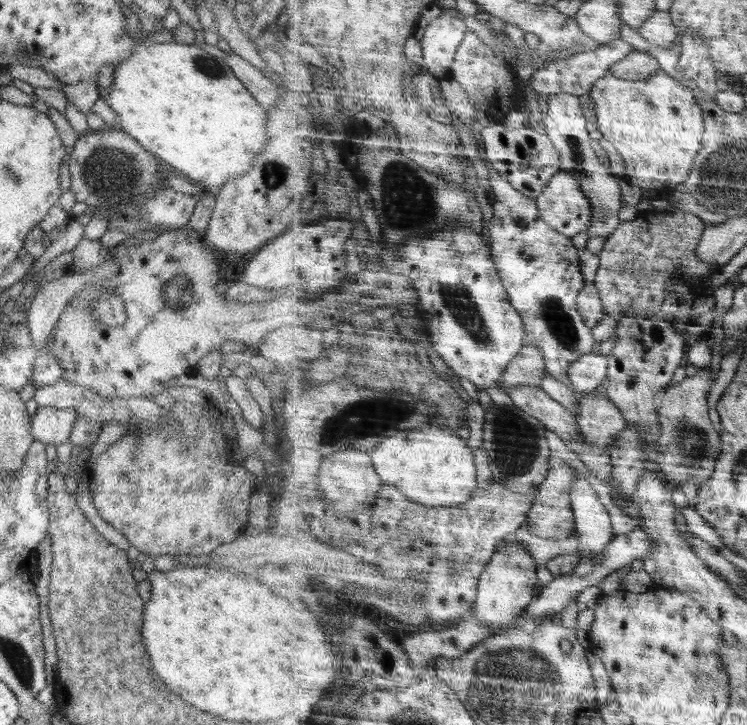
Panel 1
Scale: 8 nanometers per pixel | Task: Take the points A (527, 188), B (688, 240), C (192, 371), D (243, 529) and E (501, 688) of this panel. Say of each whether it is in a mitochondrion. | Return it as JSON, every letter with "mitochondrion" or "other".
{"A":"other","B":"other","C":"other","D":"other","E":"mitochondrion"}

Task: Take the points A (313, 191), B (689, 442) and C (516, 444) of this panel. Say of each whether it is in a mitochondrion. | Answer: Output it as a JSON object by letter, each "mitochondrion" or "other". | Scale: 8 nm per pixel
{"A":"other","B":"mitochondrion","C":"mitochondrion"}

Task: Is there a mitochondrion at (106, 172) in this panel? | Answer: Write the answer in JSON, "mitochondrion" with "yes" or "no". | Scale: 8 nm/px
{"mitochondrion":"yes"}

